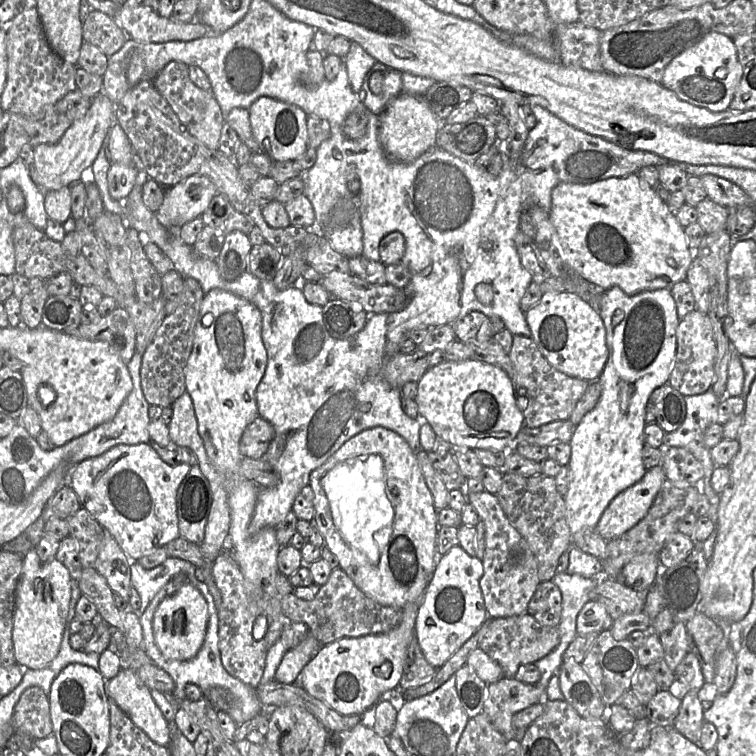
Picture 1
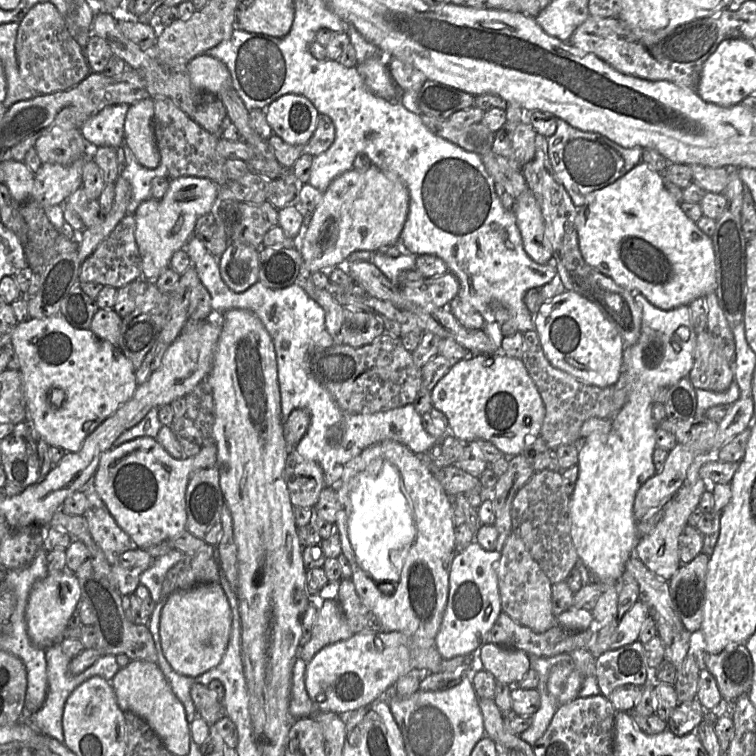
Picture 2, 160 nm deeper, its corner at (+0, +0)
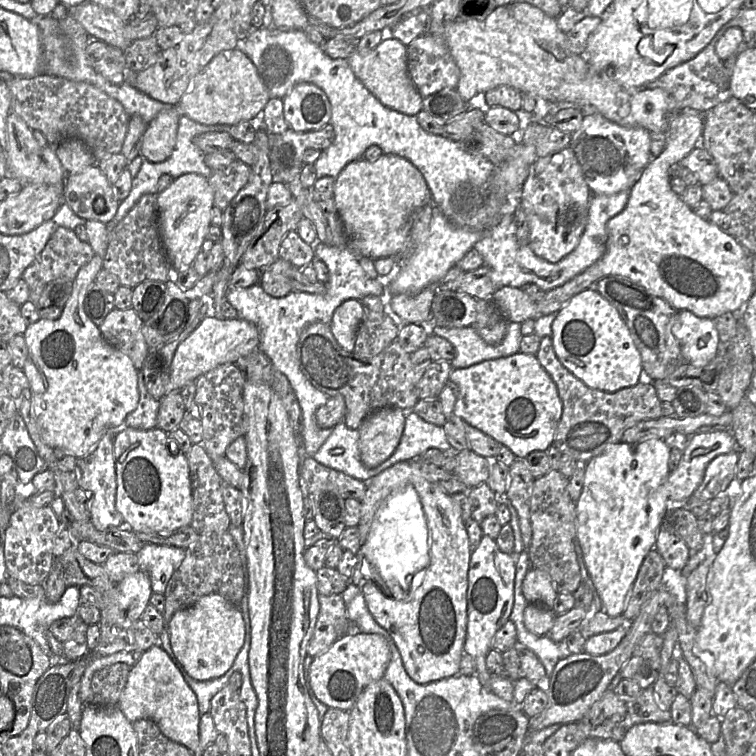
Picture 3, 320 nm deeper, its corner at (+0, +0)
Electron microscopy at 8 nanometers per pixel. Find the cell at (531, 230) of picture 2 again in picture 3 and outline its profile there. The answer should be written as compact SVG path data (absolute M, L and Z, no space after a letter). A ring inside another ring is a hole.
M570 146L537 158L519 196L530 228L528 246L533 253L552 263L569 254L578 245L585 229L591 198L592 192Z

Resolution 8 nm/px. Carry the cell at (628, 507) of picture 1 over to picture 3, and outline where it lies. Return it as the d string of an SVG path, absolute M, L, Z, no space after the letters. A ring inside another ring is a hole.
M716 430L695 433L678 466L673 469L666 481L667 498L671 505L687 503L701 484L708 464L717 456L738 449L732 432Z

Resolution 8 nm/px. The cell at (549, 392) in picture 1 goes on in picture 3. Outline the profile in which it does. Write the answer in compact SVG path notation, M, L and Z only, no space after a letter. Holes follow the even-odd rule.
M550 336L541 338L535 354L542 367L557 386L562 401L562 415L552 445L562 454L572 455L577 461L588 462L602 454L610 445L621 442L623 433L635 424L662 417L661 401L651 381L641 373L640 382L616 392L592 389L575 377L557 358Z

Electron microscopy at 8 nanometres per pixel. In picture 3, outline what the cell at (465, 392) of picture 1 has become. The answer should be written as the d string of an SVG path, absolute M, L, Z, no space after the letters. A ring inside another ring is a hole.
M515 354L485 360L466 368L453 368L449 382L456 387L453 414L508 447L517 458L552 445L562 415L562 401L557 386L535 354Z

